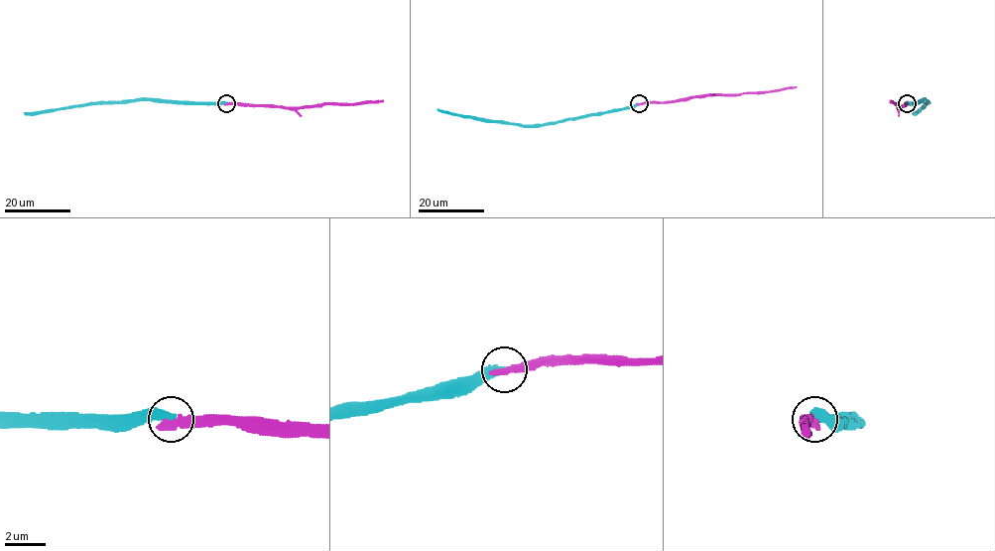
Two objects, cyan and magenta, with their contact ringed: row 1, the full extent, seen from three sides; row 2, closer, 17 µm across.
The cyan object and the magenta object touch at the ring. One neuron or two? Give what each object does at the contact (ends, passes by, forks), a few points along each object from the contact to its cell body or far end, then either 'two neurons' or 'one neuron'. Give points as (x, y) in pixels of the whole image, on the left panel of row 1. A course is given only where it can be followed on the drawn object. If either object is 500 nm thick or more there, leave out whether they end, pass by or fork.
cyan ends | magenta ends | cyan via (226, 103), (104, 101), (24, 113) | magenta via (226, 103), (319, 106), (383, 100) | two neurons

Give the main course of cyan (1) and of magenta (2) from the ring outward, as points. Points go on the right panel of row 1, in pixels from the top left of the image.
1: (907, 103), (928, 101), (912, 113)
2: (907, 103), (898, 106), (889, 100)

